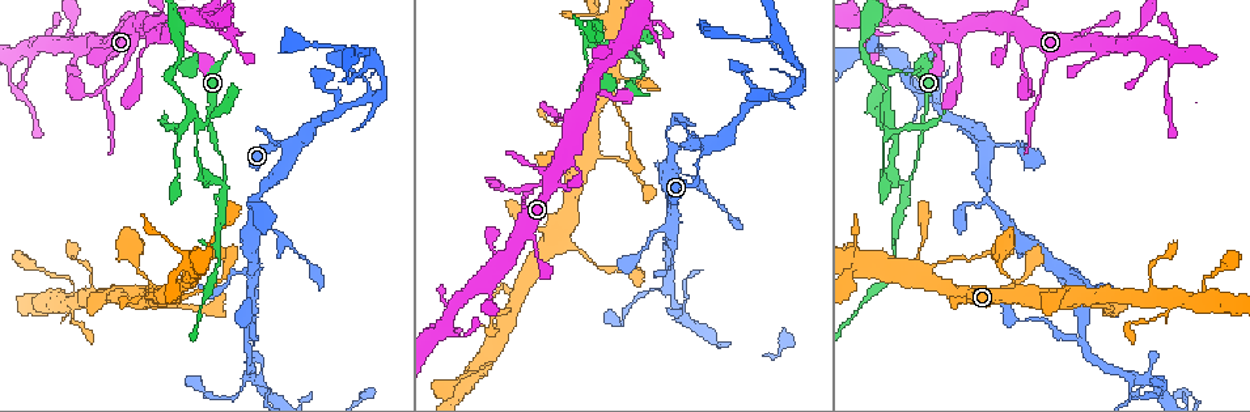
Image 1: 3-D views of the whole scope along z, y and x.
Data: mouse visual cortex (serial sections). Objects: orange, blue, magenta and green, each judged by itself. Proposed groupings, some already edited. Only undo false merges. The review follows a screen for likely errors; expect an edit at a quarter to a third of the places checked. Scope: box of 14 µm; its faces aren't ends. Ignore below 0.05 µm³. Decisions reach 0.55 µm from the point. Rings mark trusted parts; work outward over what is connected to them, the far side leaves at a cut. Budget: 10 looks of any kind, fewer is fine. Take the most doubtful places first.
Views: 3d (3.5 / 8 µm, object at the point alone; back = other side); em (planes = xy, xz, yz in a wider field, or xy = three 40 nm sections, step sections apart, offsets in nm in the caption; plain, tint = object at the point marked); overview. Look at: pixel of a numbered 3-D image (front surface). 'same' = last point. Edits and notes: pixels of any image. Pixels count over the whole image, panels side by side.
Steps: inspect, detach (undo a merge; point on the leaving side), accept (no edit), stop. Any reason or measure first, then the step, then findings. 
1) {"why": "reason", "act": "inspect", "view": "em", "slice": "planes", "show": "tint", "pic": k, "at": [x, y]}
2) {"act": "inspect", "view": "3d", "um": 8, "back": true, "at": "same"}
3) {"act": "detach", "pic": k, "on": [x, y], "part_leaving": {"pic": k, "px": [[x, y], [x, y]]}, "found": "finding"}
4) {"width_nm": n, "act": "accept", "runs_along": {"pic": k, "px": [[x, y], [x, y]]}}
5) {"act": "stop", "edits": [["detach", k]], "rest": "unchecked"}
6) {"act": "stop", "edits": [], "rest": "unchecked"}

{"why": "arms part here", "act": "inspect", "view": "3d", "um": 3.5, "pic": 1, "at": [906, 184]}

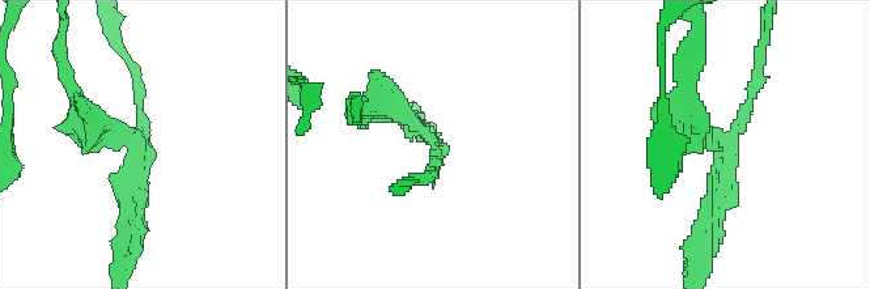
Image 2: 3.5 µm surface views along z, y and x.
{"why": "need the tissue", "act": "inspect", "view": "em", "slice": "xy", "step": 2, "show": "tint", "pic": 2, "at": [142, 134]}

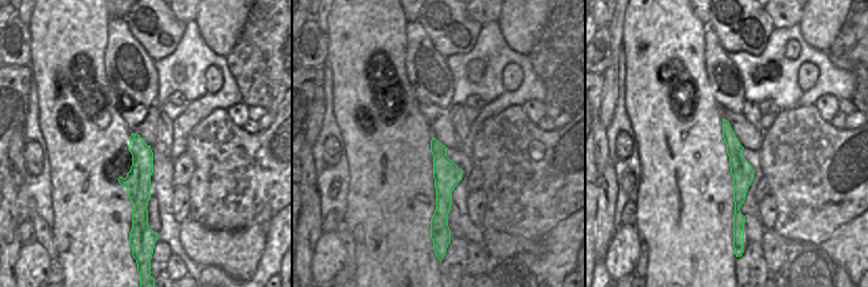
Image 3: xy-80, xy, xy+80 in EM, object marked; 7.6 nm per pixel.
{"act": "inspect", "view": "em", "slice": "xy", "step": 5, "show": "tint", "at": "same"}

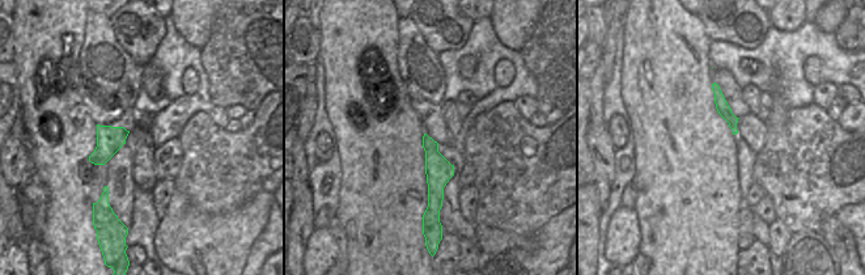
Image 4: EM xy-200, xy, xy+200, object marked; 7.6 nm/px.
{"act": "detach", "pic": 2, "on": [394, 89], "part_leaving": {"pic": 2, "px": [[417, 127], [386, 103], [353, 114]]}, "found": "a second cell is stuck on"}

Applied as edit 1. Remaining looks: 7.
{"act": "inspect", "view": "overview"}

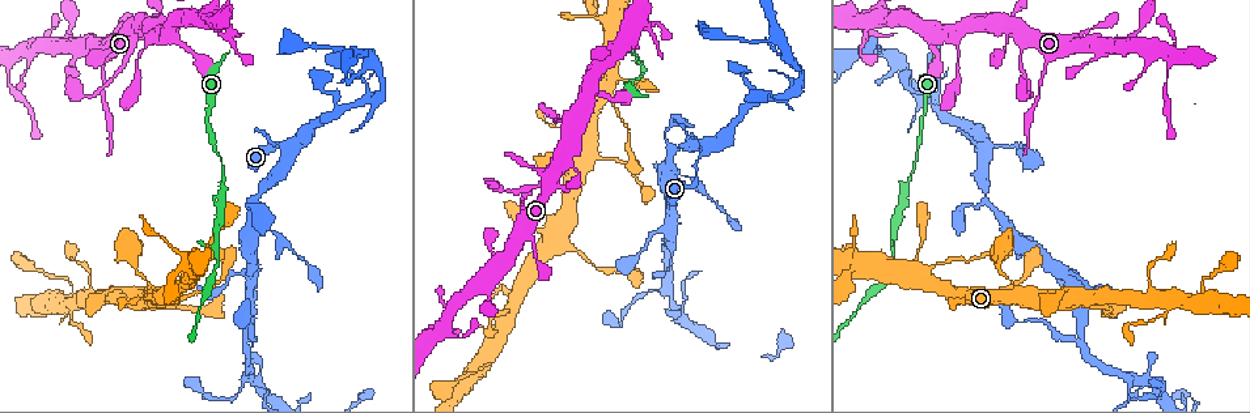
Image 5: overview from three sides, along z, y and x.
{"why": "calibre changes", "act": "inspect", "view": "3d", "um": 3.5, "pic": 5, "at": [522, 208]}

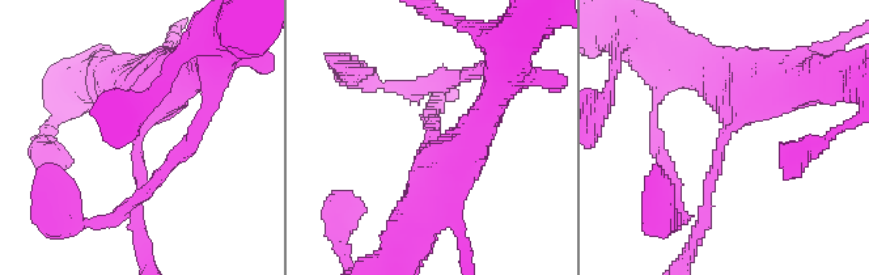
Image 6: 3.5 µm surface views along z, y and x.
{"arm_widths_nm": [150, 500], "act": "inspect", "view": "em", "slice": "planes", "show": "tint", "pic": 6, "at": [723, 150]}

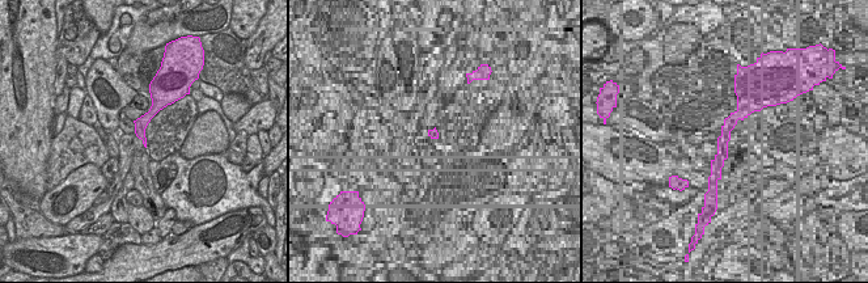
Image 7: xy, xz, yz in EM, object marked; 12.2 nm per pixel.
{"why": "another direction", "act": "inspect", "view": "em", "slice": "xy", "step": 1, "show": "tint", "at": "same"}

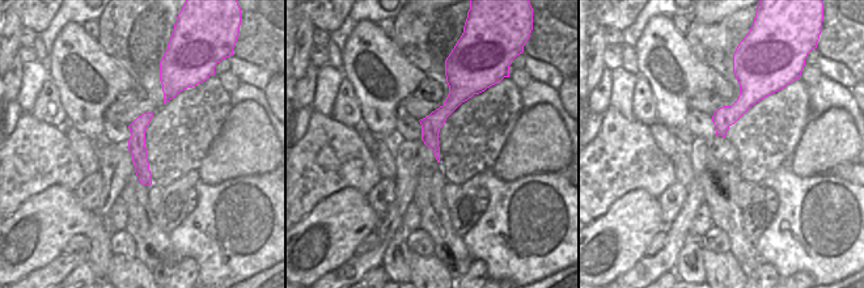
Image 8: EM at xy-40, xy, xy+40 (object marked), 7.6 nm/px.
{"act": "detach", "pic": 6, "on": [711, 181], "part_leaving": {"pic": 6, "px": [[727, 132], [690, 254]]}, "found": "a second cell is stuck on"}

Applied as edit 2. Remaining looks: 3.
{"why": "abrupt turn", "act": "inspect", "view": "3d", "um": 3.5, "pic": 5, "at": [276, 146]}

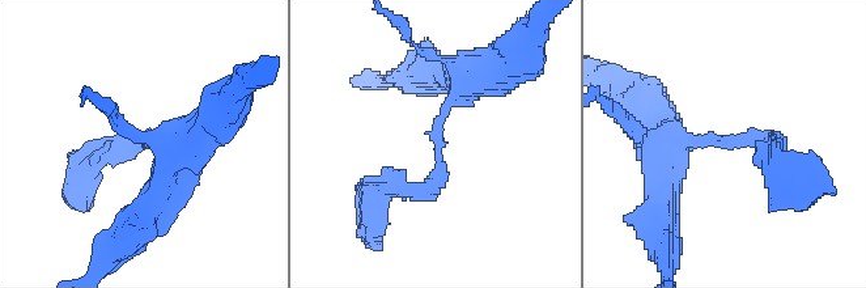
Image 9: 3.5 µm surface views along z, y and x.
{"arm_widths_nm": [200, 250], "act": "inspect", "view": "em", "slice": "xy", "step": 1, "show": "tint", "pic": 9, "at": [735, 137]}

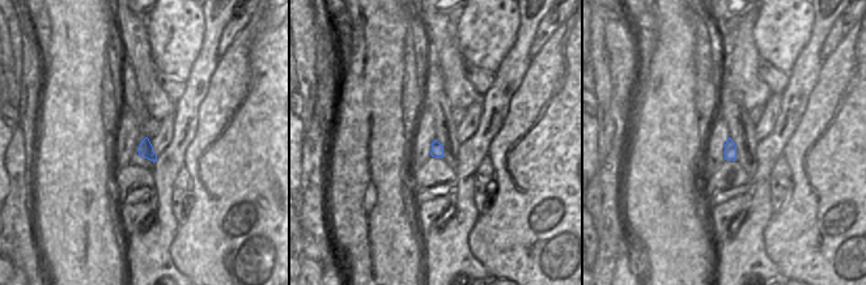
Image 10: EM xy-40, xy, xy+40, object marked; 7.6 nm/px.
{"act": "accept", "runs_along": {"pic": 9, "px": [[387, 186], [440, 180], [436, 122], [463, 79]]}, "found": "all the same cell"}

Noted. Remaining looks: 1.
{"why": "narrows sharply", "act": "inspect", "view": "3d", "um": 3.5, "pic": 5, "at": [189, 295]}

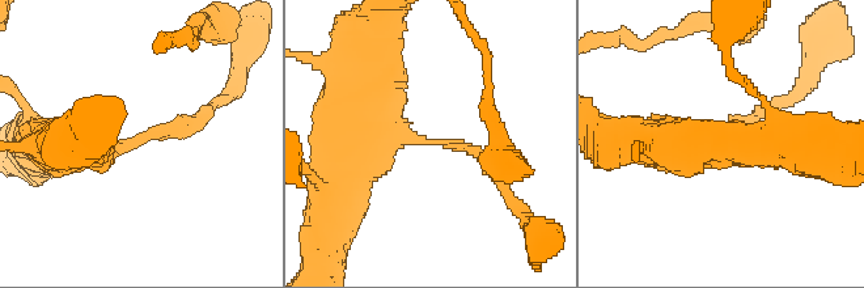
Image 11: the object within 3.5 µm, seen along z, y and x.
{"act": "accept", "found": "continuous, no second cell"}

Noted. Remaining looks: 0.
{"act": "stop", "edits": [["detach", 2], ["detach", 6]], "rest": "unchecked"}

